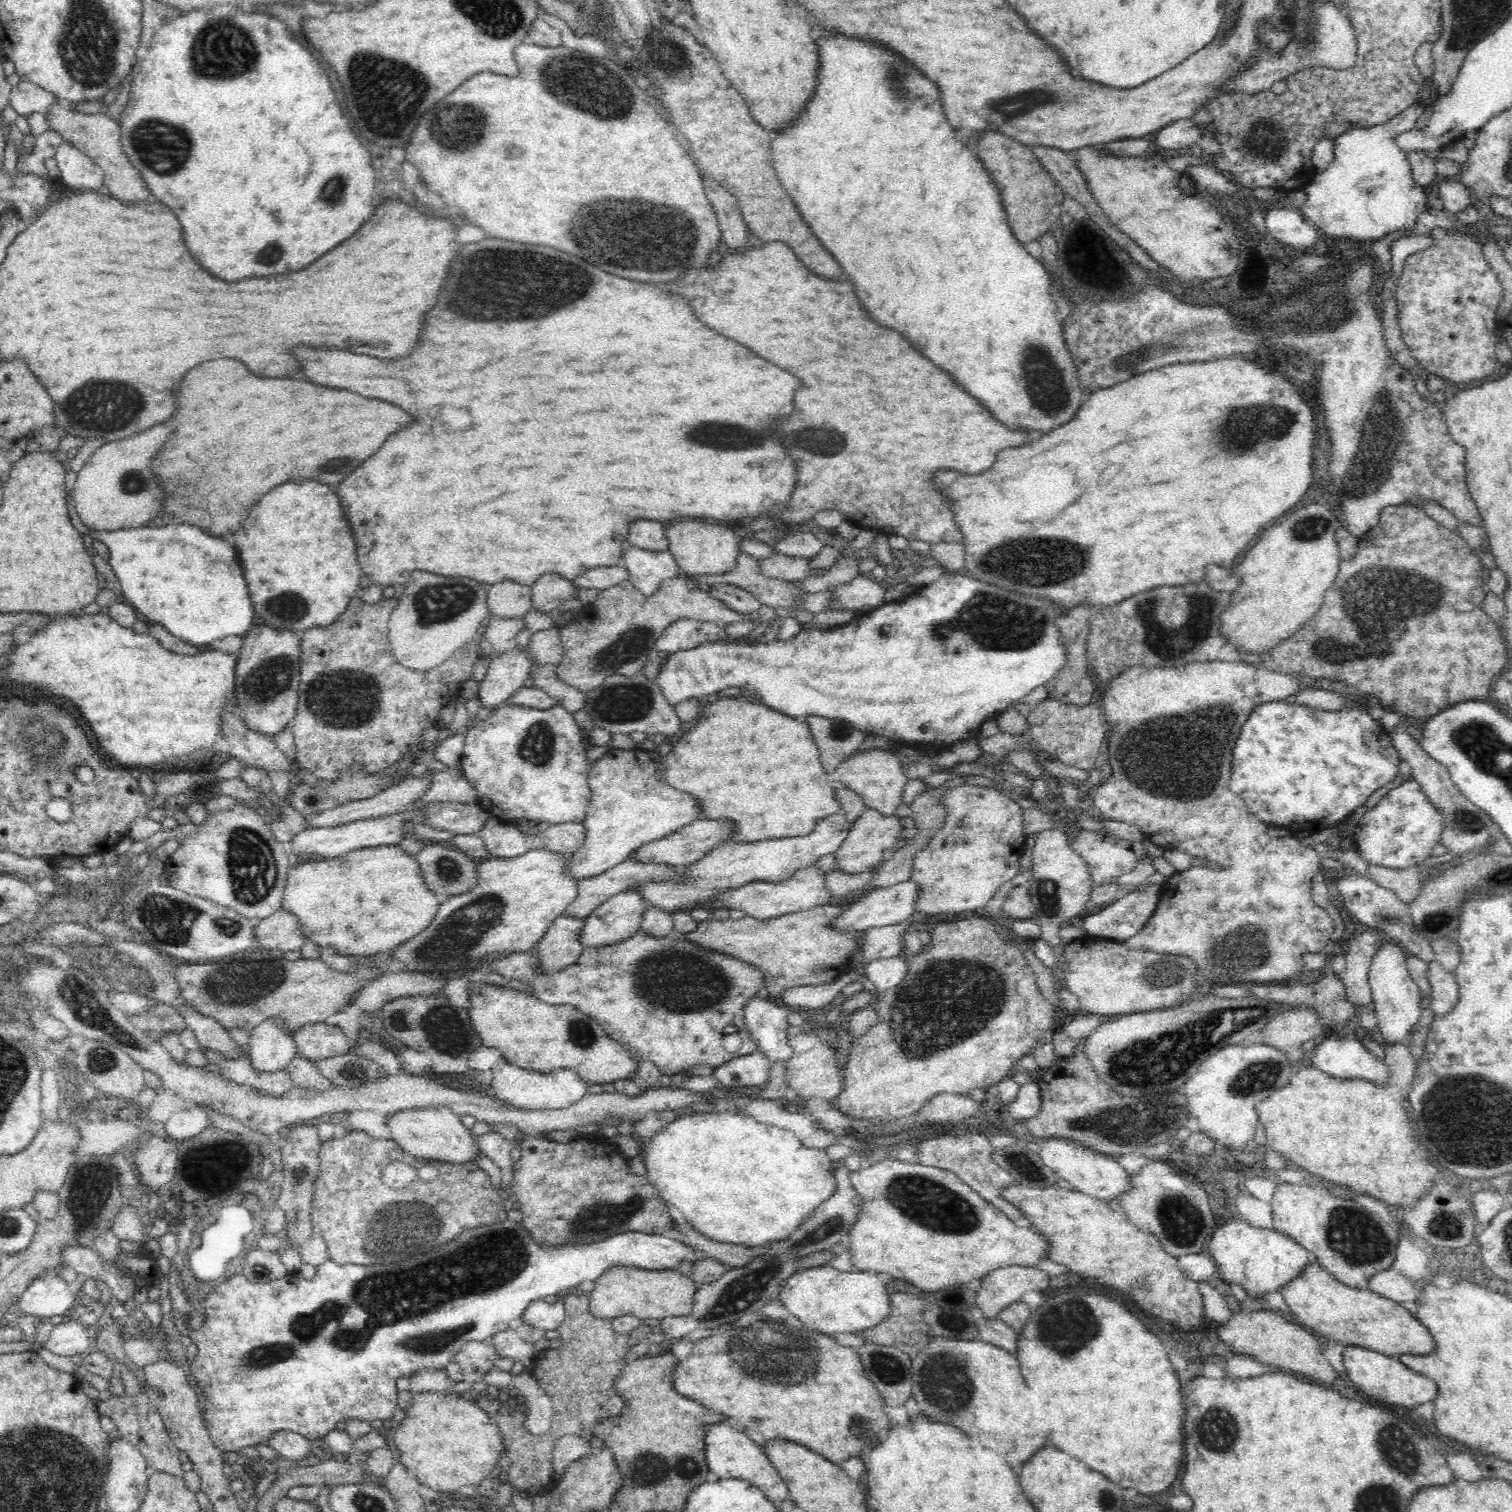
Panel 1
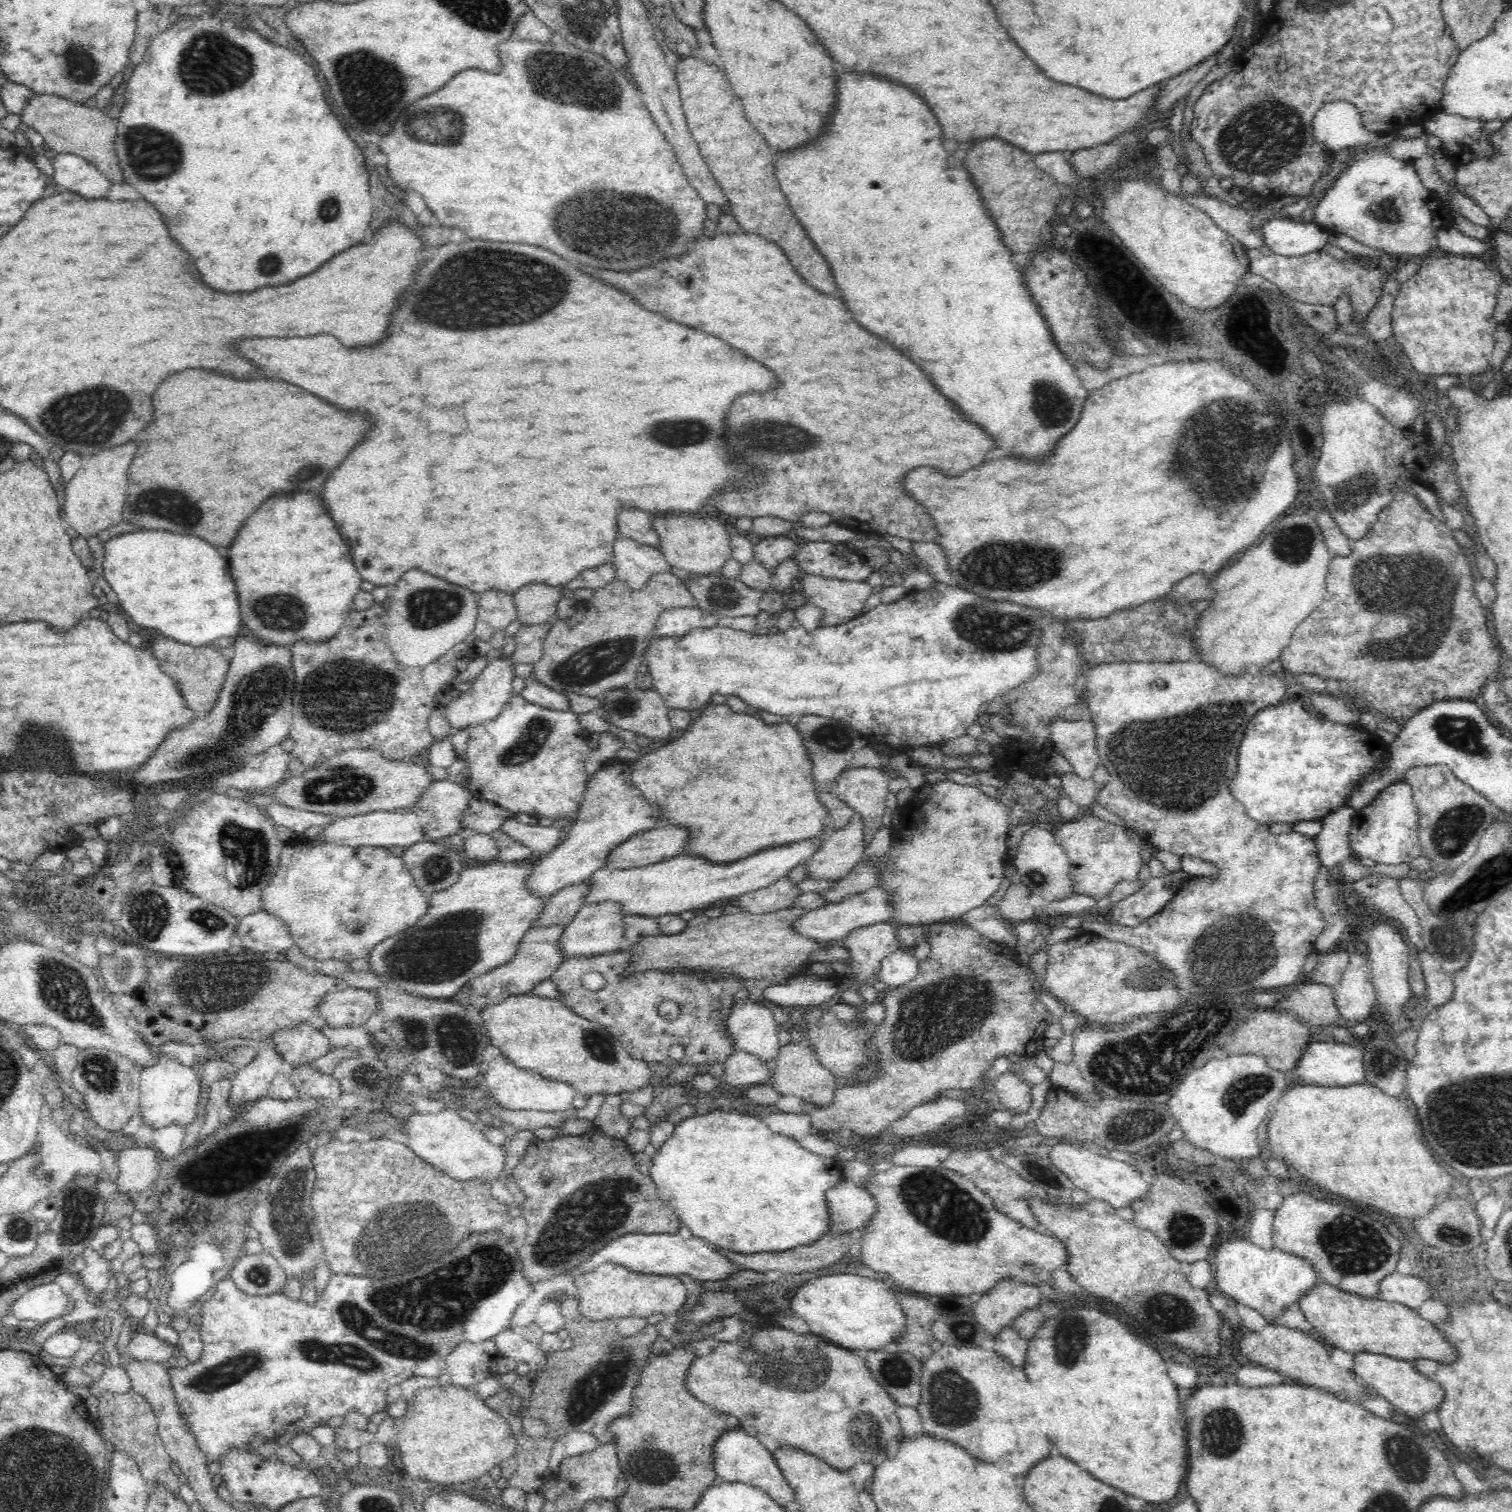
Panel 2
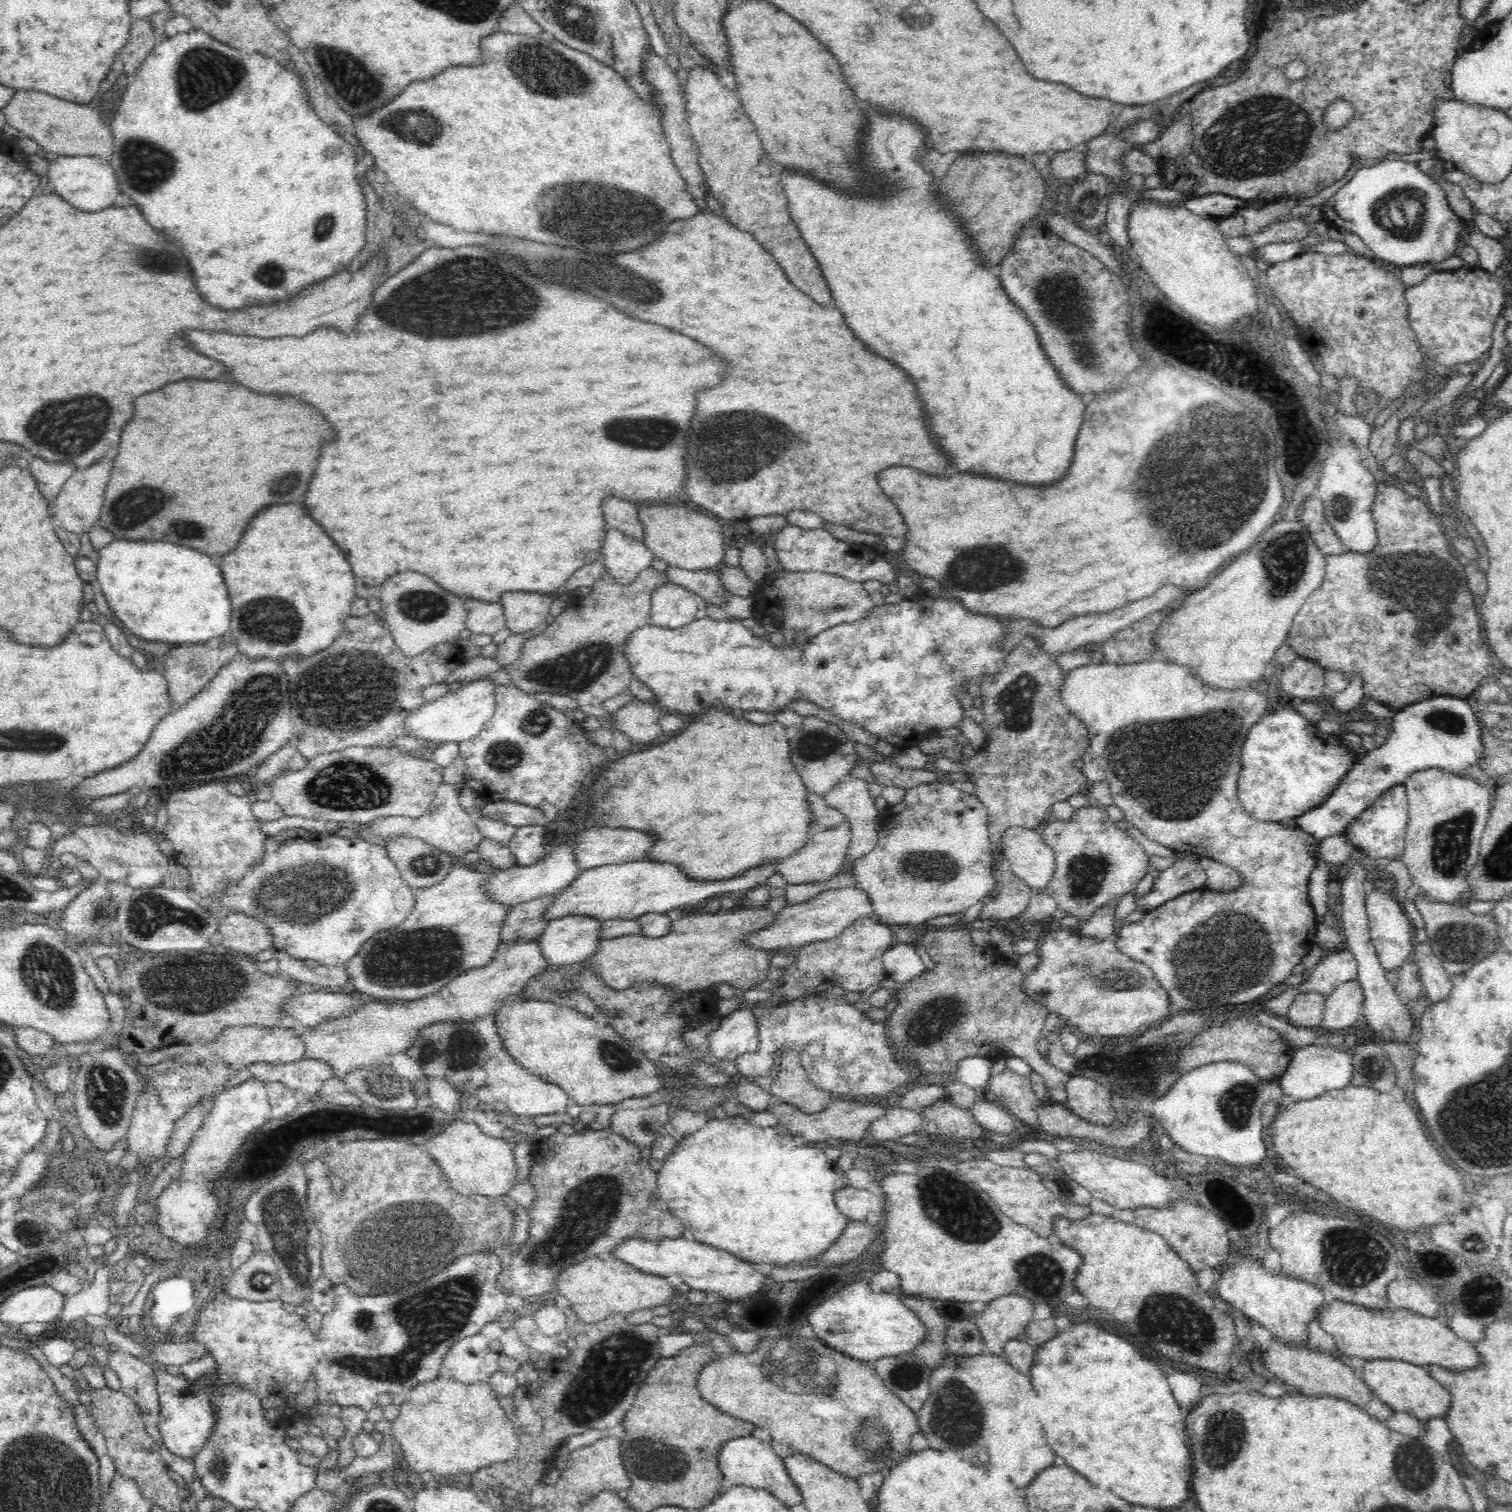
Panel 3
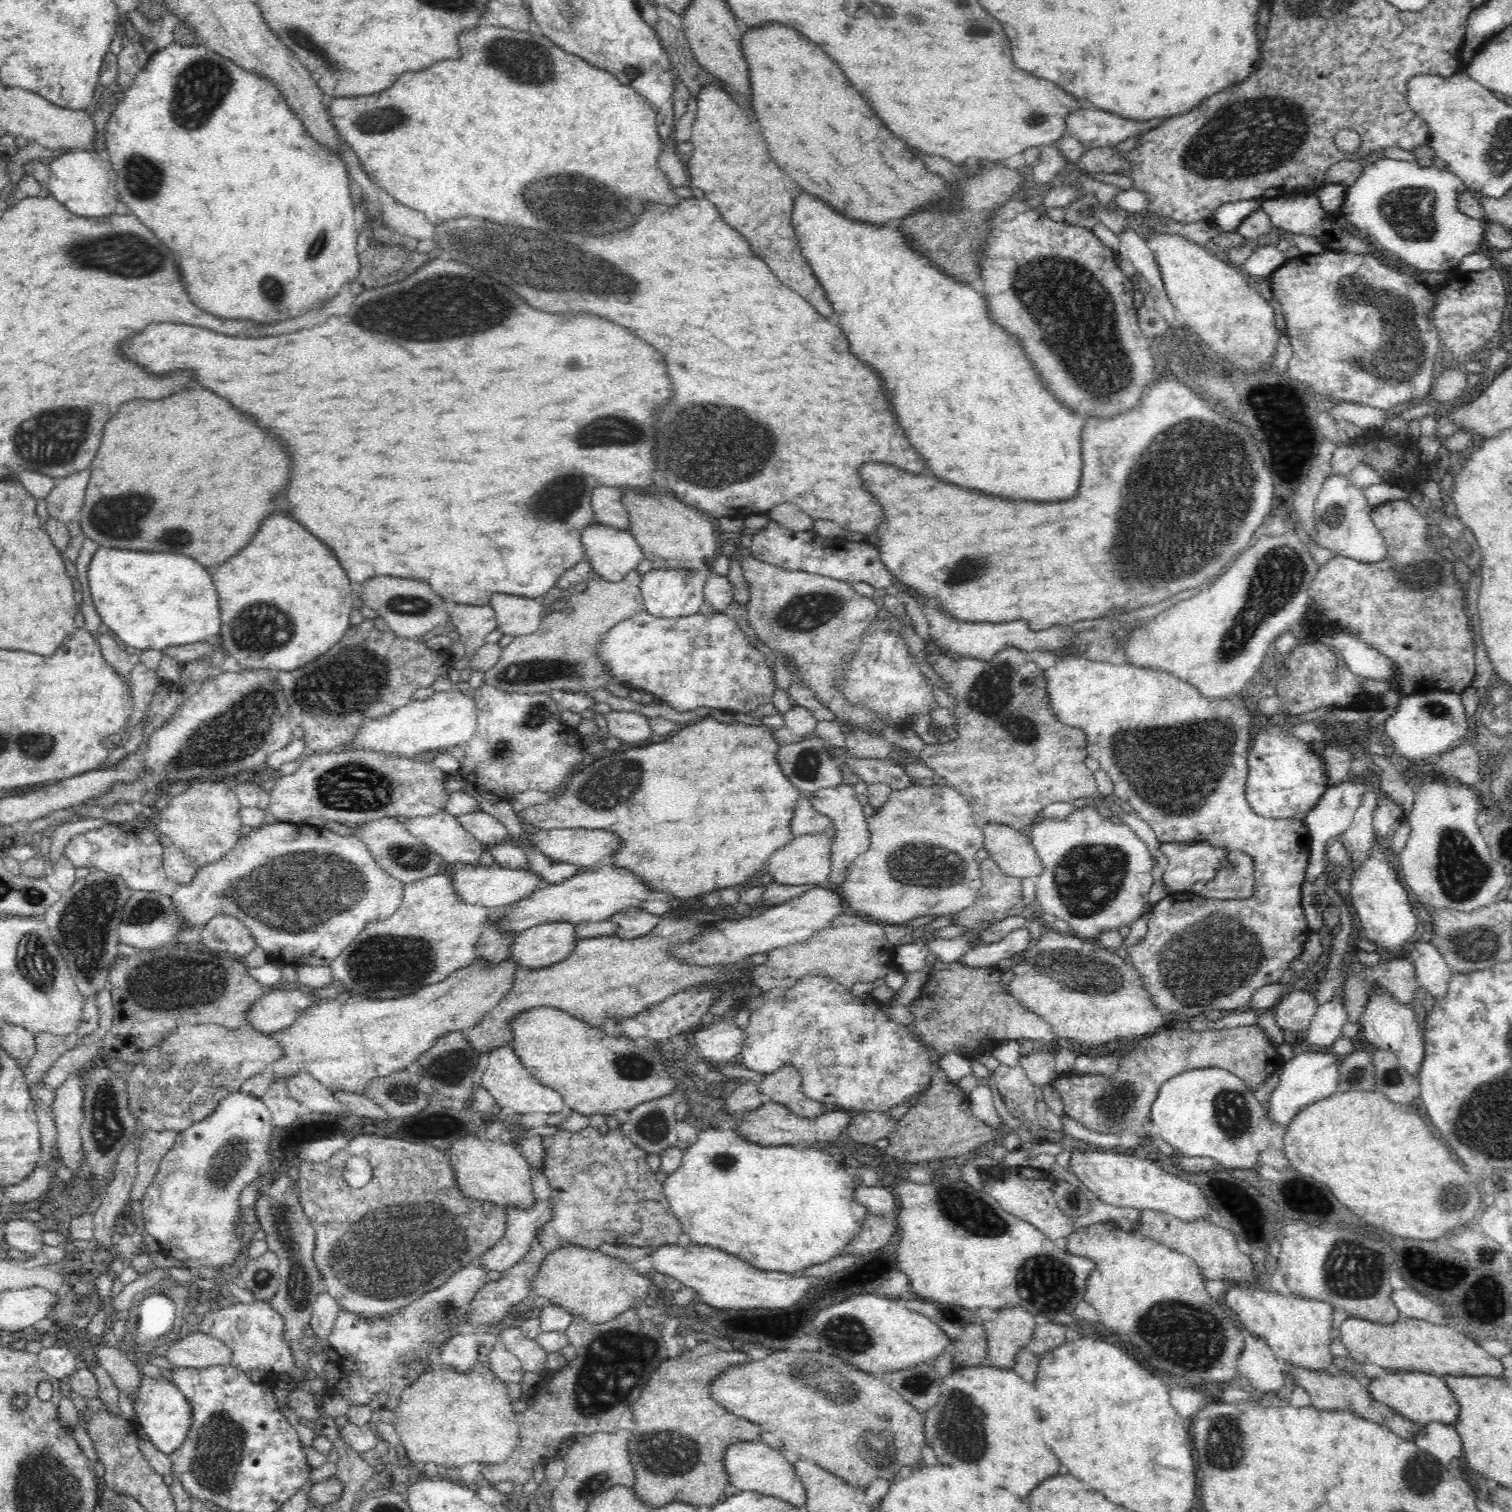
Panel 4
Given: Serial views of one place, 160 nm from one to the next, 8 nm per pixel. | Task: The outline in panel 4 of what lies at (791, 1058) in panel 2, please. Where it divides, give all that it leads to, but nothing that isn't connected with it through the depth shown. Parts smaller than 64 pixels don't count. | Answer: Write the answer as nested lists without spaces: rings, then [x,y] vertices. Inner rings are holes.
[[[790,1063],[781,1066],[772,1074],[761,1075],[758,1082],[758,1088],[766,1100],[782,1103],[798,1116],[814,1118],[824,1113],[824,1104],[806,1098],[800,1086],[802,1076]]]

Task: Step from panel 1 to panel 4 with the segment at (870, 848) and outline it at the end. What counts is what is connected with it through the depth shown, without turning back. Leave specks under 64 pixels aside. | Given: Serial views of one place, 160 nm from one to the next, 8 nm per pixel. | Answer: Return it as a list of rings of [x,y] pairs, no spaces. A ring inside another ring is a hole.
[[[834,832],[807,834],[794,837],[786,846],[782,846],[768,859],[765,871],[774,877],[774,882],[786,886],[820,886],[828,885],[831,872],[831,848]]]

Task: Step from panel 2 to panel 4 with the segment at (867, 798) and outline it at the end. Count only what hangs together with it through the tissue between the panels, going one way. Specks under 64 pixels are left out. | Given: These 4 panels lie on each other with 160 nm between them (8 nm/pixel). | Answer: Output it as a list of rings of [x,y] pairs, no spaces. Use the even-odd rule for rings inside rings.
[[[842,783],[834,788],[821,788],[809,795],[814,809],[832,819],[831,830],[834,832],[834,842],[831,848],[831,872],[828,880],[829,887],[839,890],[846,881],[850,864],[858,855],[865,854],[870,846],[868,821],[864,815],[864,801],[856,794],[853,785]]]

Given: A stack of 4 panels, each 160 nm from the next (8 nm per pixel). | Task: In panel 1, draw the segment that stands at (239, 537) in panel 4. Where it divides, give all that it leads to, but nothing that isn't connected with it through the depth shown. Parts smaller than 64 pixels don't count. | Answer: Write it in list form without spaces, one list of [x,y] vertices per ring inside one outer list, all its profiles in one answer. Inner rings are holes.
[[[220,358],[220,360],[212,360],[212,362],[202,362],[200,366],[196,366],[194,370],[190,370],[184,378],[184,382],[180,384],[180,392],[178,392],[178,412],[174,414],[174,426],[176,426],[176,434],[170,438],[170,442],[164,446],[164,450],[160,454],[156,454],[154,458],[154,472],[160,476],[160,484],[164,488],[166,500],[164,500],[164,510],[166,514],[174,514],[178,516],[182,522],[190,522],[200,526],[202,530],[214,534],[214,536],[222,536],[226,530],[238,530],[240,524],[246,520],[248,510],[266,494],[270,492],[274,486],[286,482],[286,480],[294,480],[294,478],[318,478],[326,484],[330,484],[332,488],[338,488],[342,484],[342,480],[354,472],[362,462],[366,462],[366,458],[374,456],[384,442],[390,438],[390,434],[396,434],[398,430],[410,426],[412,420],[406,414],[406,410],[400,410],[398,406],[390,404],[390,402],[382,402],[382,400],[374,400],[374,398],[364,398],[360,394],[354,394],[350,390],[338,390],[338,388],[326,388],[326,386],[318,386],[306,380],[288,380],[288,378],[262,378],[256,376],[248,370],[248,366],[238,360],[238,358]]]

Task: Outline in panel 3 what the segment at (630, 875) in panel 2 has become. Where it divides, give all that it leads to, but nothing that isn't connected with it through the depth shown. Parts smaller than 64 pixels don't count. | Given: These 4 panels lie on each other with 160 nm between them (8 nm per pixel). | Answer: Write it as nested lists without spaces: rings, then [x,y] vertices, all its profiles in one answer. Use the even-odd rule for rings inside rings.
[[[646,859],[620,865],[598,866],[583,870],[571,886],[560,895],[556,895],[555,902],[546,906],[547,920],[575,915],[604,922],[613,919],[640,919],[648,913],[666,914],[670,910],[700,904],[721,893],[737,896],[744,891],[765,885],[772,874],[777,873],[777,866],[774,860],[770,860],[764,866],[756,866],[752,870],[746,870],[744,874],[738,874],[737,877],[718,882],[699,882],[689,878],[676,864],[649,862]]]

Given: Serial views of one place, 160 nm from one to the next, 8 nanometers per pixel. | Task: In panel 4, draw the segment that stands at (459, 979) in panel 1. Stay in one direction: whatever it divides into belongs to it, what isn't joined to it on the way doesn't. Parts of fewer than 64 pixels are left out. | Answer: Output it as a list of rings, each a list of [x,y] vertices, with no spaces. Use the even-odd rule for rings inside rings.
[[[443,872],[404,888],[398,910],[388,919],[374,921],[358,940],[331,962],[332,978],[340,980],[350,993],[368,999],[387,1000],[414,994],[423,986],[446,980],[455,970],[476,960],[476,944],[490,922],[491,910],[459,900],[453,888],[453,874]]]

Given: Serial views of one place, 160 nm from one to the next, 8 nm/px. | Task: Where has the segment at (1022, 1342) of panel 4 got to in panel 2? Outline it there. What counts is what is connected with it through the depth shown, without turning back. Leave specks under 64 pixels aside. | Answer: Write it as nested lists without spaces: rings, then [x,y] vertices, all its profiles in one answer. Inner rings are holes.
[[[1003,1278],[971,1304],[971,1313],[987,1334],[996,1335],[1002,1332],[1002,1327],[1008,1327],[1017,1316],[1034,1308],[1038,1302],[1038,1286]]]

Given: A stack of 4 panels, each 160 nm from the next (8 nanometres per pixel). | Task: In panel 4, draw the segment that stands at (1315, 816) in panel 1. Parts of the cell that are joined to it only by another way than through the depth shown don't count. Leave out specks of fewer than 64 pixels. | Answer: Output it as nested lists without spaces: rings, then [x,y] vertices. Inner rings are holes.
[[[1290,720],[1275,726],[1264,726],[1254,737],[1254,742],[1248,752],[1248,778],[1246,785],[1246,798],[1251,809],[1264,818],[1290,818],[1294,814],[1306,814],[1318,804],[1319,798],[1328,790],[1328,773],[1324,769],[1322,755],[1312,749],[1310,742],[1298,739],[1286,731]]]

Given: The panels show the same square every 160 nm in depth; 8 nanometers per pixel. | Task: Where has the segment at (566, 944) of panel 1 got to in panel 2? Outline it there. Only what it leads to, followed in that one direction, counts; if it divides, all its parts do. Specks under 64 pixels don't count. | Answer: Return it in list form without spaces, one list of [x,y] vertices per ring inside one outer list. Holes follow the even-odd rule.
[[[536,926],[532,928],[524,939],[521,940],[514,958],[510,962],[500,965],[486,974],[476,976],[467,984],[464,984],[464,989],[460,994],[448,999],[448,1002],[460,1004],[463,1000],[470,1002],[470,1005],[476,1009],[482,1010],[486,1006],[494,1006],[502,1003],[506,998],[518,994],[530,994],[533,988],[543,980],[550,979],[555,970],[563,964],[564,955],[562,949],[558,949],[559,940],[562,939],[565,927],[564,926]],[[471,987],[471,989],[467,989]],[[468,990],[470,996],[464,998],[464,993]]]

